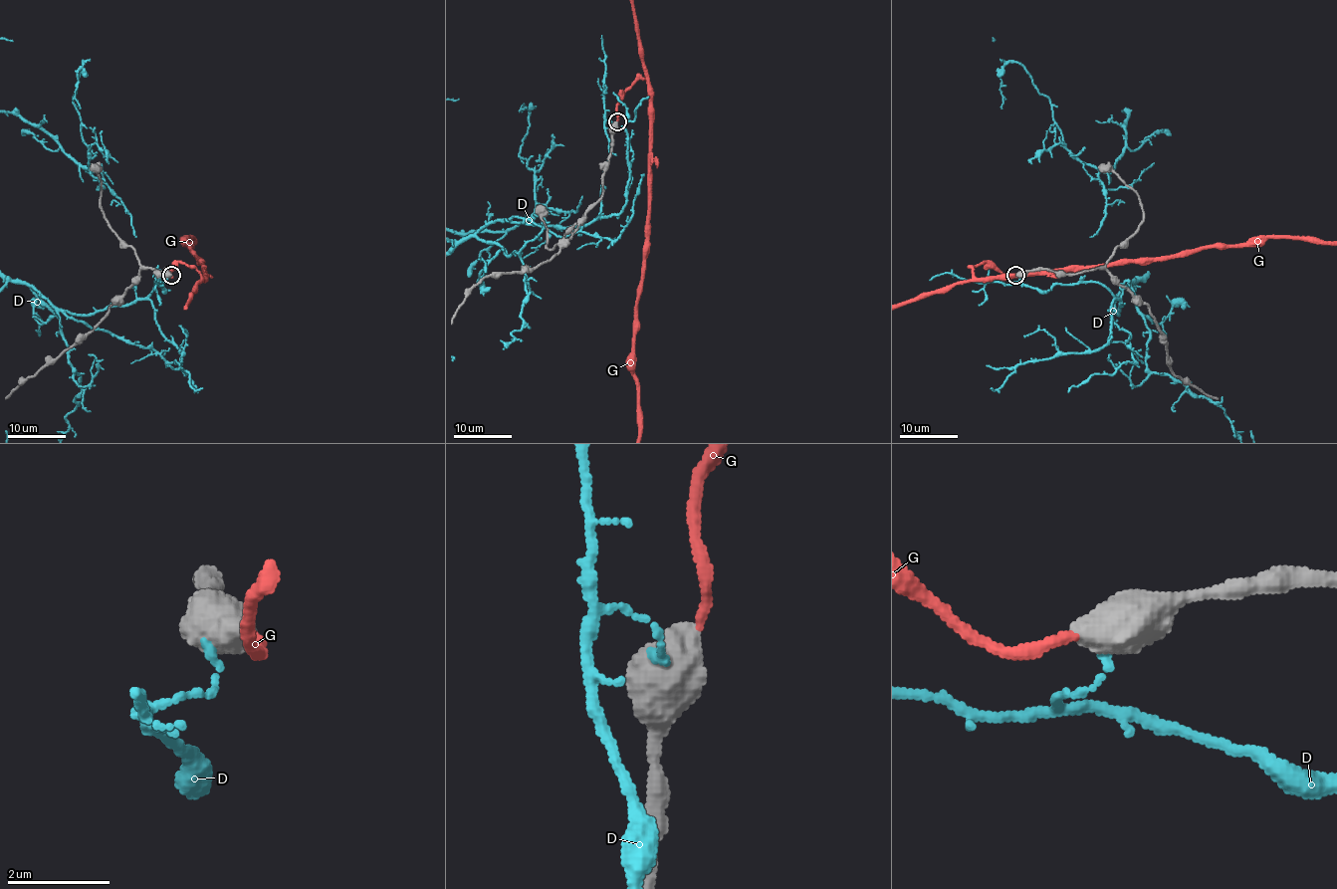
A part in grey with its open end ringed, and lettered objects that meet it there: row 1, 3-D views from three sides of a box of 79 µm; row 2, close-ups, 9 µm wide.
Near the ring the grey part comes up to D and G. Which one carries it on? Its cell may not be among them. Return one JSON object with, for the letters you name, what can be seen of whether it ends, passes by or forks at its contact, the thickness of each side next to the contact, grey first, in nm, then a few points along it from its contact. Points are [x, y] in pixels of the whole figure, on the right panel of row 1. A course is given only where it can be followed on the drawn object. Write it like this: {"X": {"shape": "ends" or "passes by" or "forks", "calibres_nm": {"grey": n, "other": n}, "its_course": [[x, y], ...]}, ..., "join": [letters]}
{"G": {"shape": "ends", "calibres_nm": {"grey": 700, "other": 190}}, "join": ["G"]}

